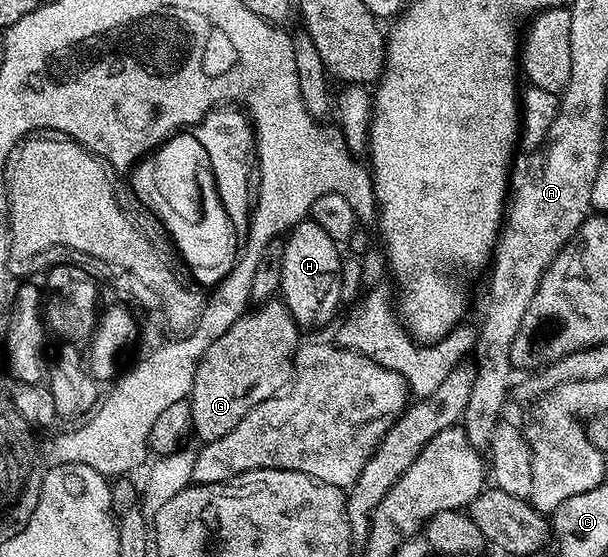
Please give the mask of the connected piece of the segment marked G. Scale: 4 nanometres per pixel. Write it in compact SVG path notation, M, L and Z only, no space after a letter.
M272 300L260 302L254 308L248 309L247 313L242 314L233 324L233 328L225 332L225 336L220 336L213 340L213 344L209 344L207 351L199 358L189 395L193 412L191 429L194 437L199 437L200 443L212 442L225 436L225 432L233 432L233 428L237 428L237 424L245 420L247 413L257 408L257 404L275 397L290 383L295 369L295 352L301 345L299 334L301 327L293 320L286 304L282 300Z

